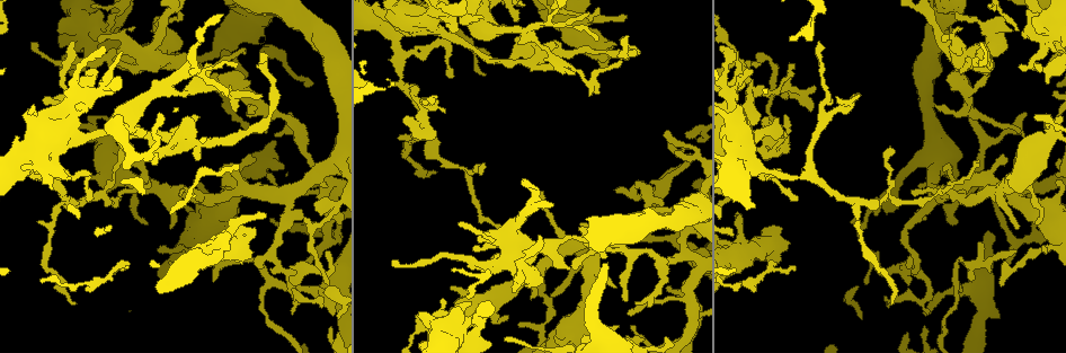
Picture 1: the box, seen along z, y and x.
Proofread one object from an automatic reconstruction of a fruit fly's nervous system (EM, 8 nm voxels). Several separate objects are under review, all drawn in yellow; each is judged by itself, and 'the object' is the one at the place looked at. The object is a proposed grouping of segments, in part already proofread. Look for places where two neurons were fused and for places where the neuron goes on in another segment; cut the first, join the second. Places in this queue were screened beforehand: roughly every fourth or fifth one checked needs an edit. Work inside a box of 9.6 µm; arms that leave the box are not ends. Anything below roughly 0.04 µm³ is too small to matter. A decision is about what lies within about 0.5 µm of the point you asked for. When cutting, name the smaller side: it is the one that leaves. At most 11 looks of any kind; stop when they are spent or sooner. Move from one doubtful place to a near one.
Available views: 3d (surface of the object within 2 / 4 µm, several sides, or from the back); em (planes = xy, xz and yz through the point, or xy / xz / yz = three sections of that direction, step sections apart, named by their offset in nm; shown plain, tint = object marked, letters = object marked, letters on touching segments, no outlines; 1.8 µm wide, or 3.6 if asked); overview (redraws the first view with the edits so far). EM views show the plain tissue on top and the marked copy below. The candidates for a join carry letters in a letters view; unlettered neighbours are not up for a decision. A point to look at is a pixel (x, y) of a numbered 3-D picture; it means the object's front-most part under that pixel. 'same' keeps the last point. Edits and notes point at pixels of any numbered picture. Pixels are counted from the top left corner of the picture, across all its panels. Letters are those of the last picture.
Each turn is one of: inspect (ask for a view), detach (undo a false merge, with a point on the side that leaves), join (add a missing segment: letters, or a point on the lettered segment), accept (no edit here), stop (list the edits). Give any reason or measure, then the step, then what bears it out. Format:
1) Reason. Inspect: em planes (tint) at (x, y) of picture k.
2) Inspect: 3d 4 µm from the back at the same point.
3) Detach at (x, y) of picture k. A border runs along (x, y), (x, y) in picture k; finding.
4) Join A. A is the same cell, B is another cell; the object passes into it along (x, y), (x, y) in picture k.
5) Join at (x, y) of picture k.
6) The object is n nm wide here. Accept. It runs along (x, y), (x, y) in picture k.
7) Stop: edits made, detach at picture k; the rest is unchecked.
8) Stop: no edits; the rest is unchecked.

Free end. Inspect: 3d 2 µm at (404, 118) of picture 1.

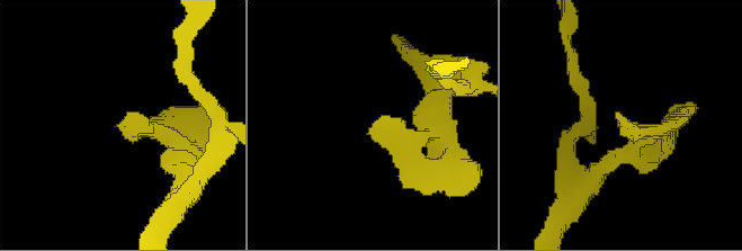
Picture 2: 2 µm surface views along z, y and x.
Inspect: em yz step 8 (letters) at (618, 113) of picture 2.

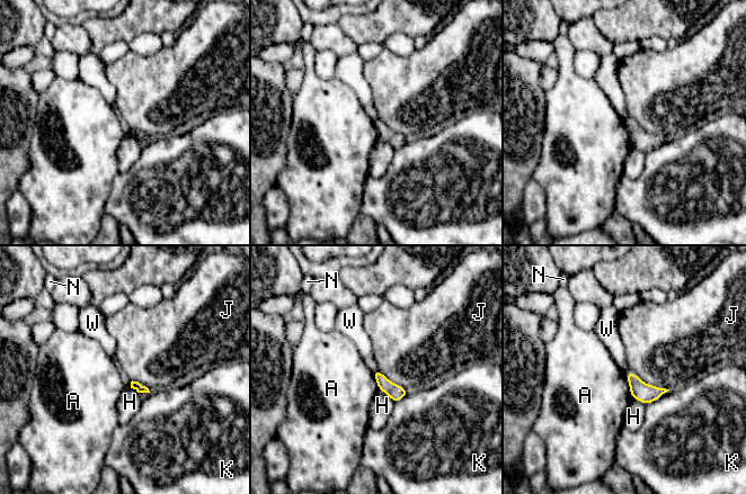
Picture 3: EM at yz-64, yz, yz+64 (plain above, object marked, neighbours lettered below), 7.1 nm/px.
Another direction. Inspect: em planes (letters) at the same point.

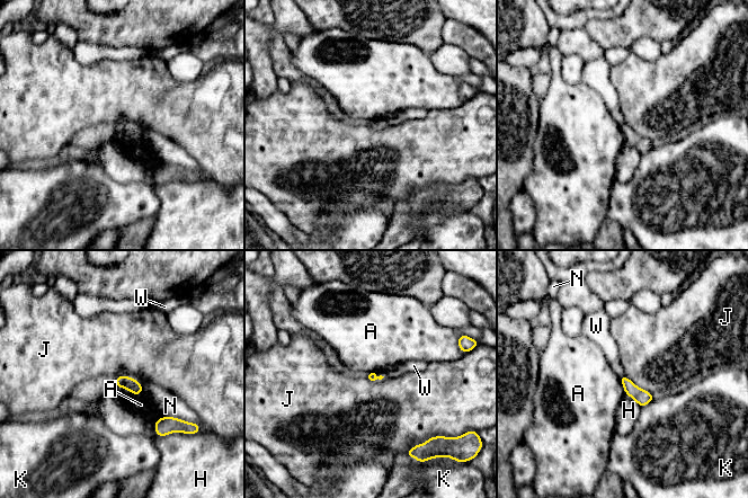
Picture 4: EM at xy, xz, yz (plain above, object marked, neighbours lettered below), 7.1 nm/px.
Accept. A, H, J, K, N and W are other cells; a border runs along (374, 373), (383, 376) in picture 4; none of them fits.

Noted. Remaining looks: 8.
Two arms in line, one across. Inspect: 3d 2 µm at (750, 86) of picture 1.

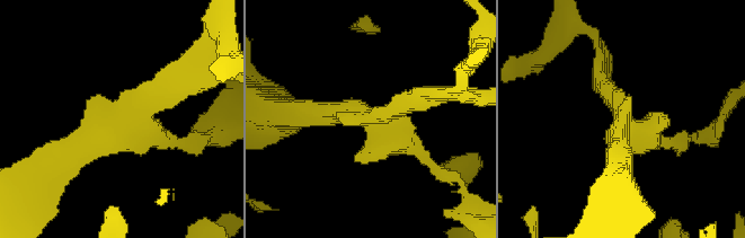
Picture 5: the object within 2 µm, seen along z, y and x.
3 arms meet here; shape alone is not enough. Inspect: em planes (letters) at (120, 124) of picture 5.

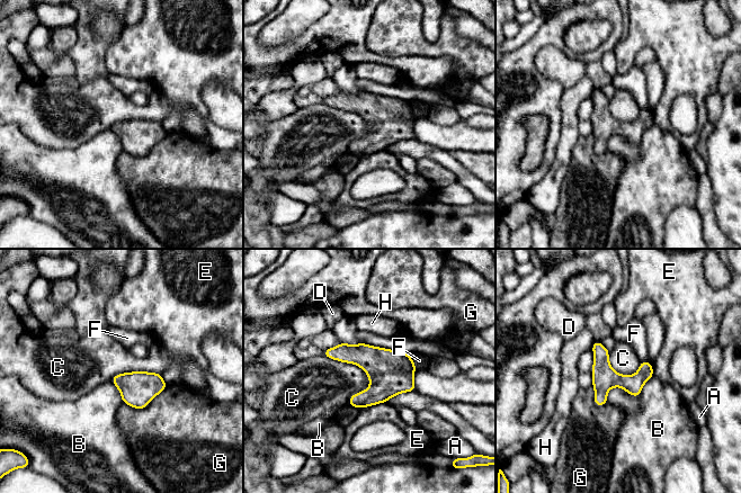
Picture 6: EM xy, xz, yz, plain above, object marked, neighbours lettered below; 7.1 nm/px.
Accept. A, B, C, D, E, F, G and H are other cells; a border runs along (323, 355), (357, 365), (368, 387) in picture 6; all the same neuron.

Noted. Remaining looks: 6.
Three-way junction. Inspect: 3d 4 µm at (188, 268) of picture 1.

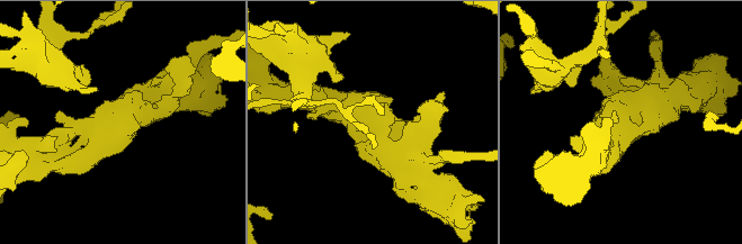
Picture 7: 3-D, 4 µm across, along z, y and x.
Shape alone is not enough. Inspect: em 3.6 µm planes (tint) at (642, 124) of picture 7.

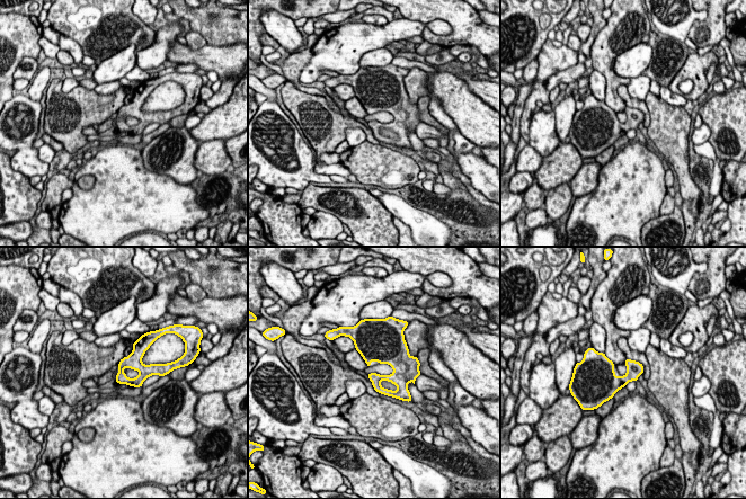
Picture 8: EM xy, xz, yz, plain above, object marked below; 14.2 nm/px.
Inspect: em 3.6 µm planes (letters) at the same point.

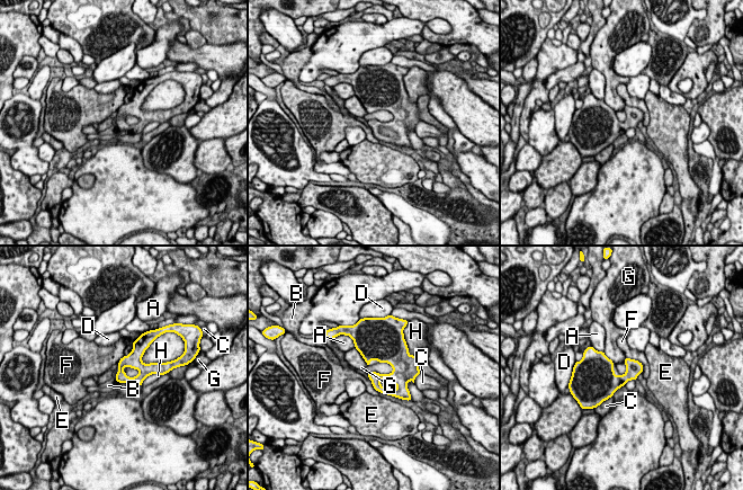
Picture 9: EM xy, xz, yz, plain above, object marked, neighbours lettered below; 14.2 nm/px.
The longest contact is with F, 340 nm. Accept. A, B, C, D, E, F, G and H are other cells; continuous, no second neuron.

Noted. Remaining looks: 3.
Branch stops here. Inspect: em planes (letters) at (214, 281) of picture 1.

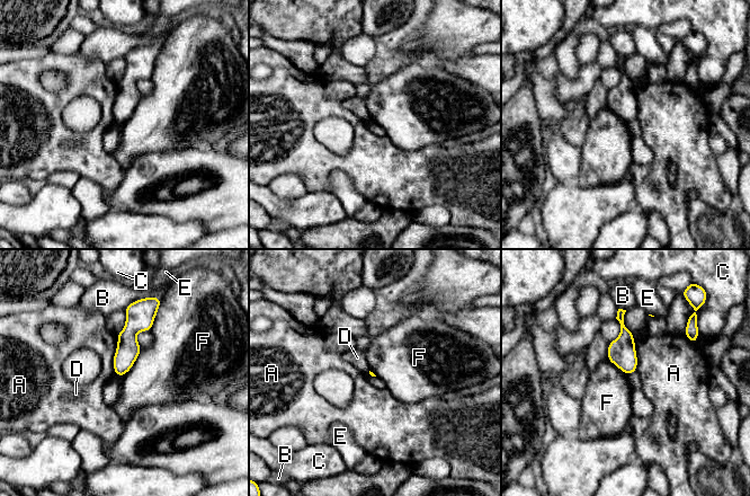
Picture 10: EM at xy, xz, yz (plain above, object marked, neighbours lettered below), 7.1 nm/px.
The longest contact is with A, 280 nm. Accept. A, B, C, D, E and F are other cells; it runs along (135, 309), (135, 322), (118, 372) in picture 10; none of them fits.

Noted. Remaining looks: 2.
Tapers out. Inspect: em 3.6 µm yz step 4 (letters) at (875, 251) of picture 1.

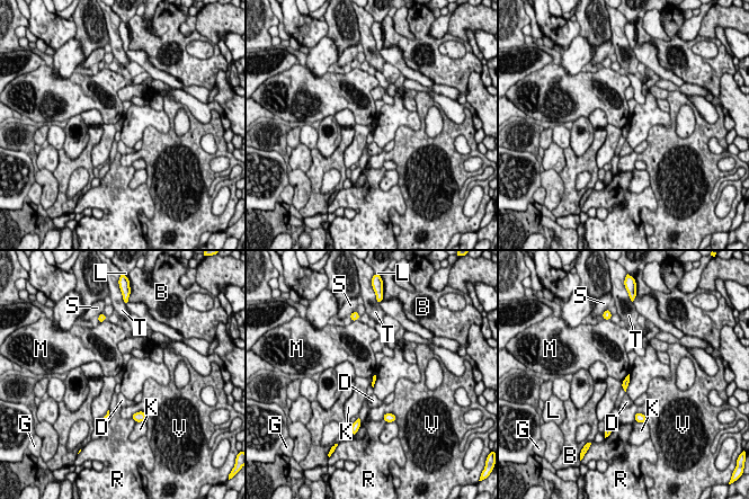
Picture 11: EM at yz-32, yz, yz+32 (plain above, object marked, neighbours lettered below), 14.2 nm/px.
Cut it another way. Inspect: em 3.6 µm xy step 16 (letters) at the same point.

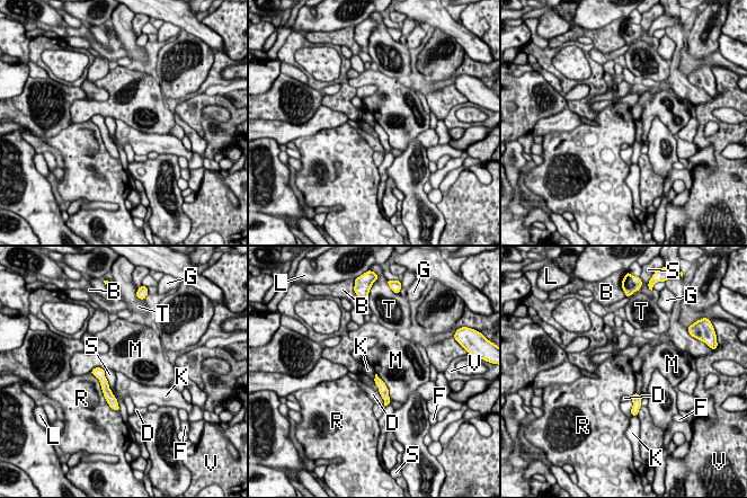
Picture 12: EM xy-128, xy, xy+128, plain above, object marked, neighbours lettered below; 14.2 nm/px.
Accept. B, D, F, G, K, L, M, R, S, T and V are other cells; it runs along (376, 379), (382, 387), (387, 401) in picture 12; none of them fits.

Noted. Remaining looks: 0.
Stop: no edits; the rest is unchecked.

